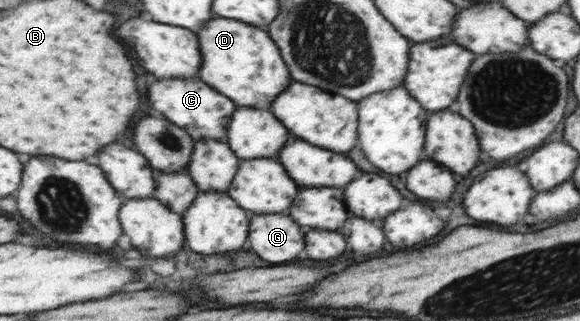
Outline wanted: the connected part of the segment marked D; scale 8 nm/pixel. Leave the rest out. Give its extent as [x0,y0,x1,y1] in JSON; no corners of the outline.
[196,16,293,109]

